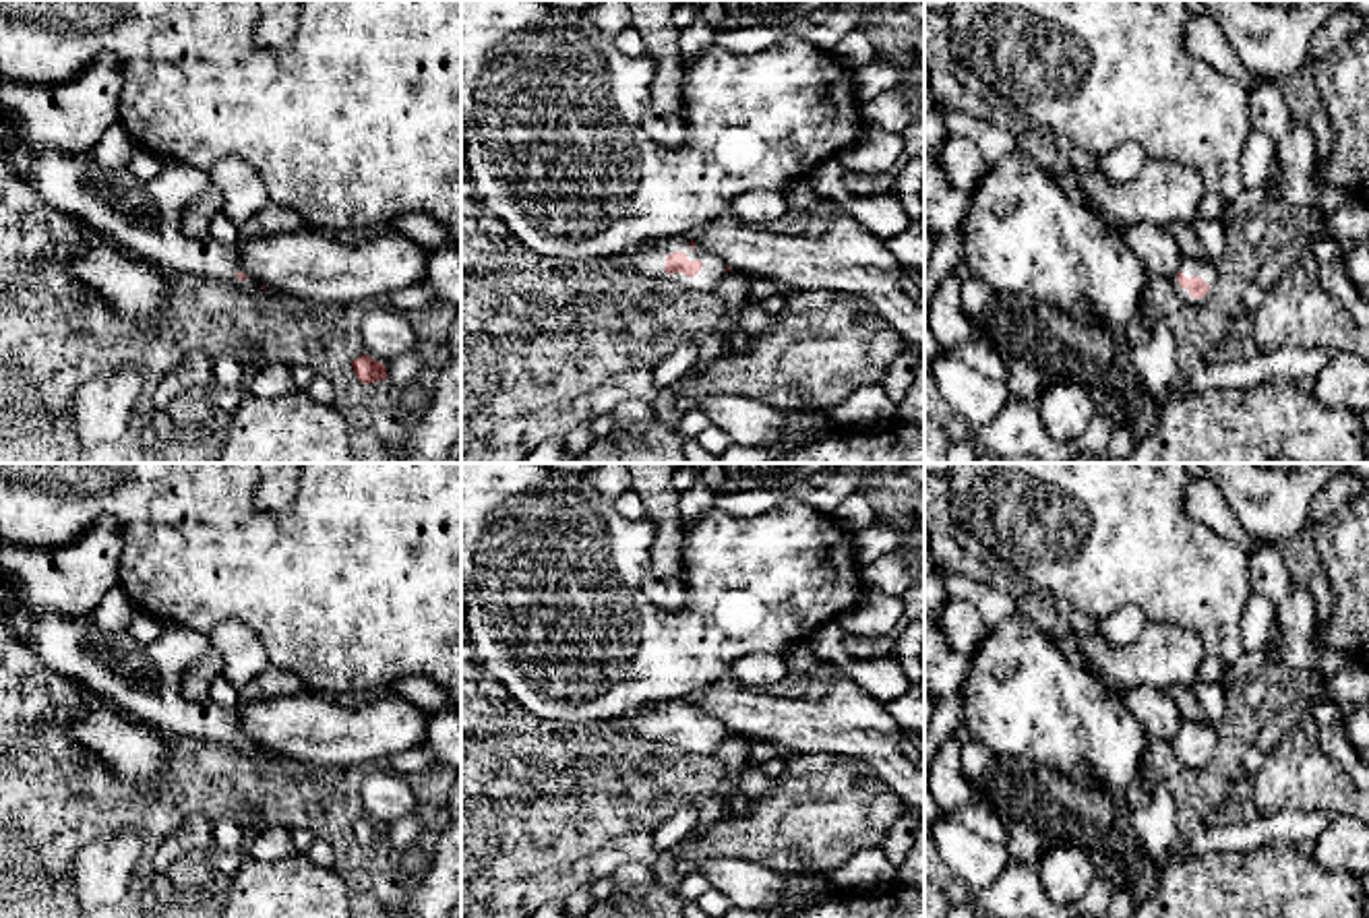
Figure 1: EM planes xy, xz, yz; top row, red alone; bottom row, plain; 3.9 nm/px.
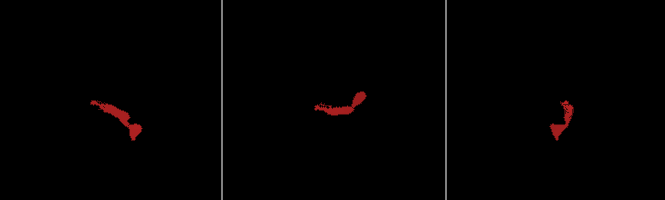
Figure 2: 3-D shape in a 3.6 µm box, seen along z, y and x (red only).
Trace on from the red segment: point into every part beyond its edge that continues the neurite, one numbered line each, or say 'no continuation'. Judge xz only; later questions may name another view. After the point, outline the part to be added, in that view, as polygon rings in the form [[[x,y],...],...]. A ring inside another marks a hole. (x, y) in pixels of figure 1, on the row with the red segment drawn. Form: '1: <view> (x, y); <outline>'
1: xz (648, 259); [[[689,236],[645,242],[635,248],[629,248],[620,256],[641,275],[674,281],[693,292],[716,292],[720,279],[726,275],[726,263],[709,254],[699,244],[693,246]],[[672,252],[684,252],[689,261],[701,261],[701,271],[695,277],[689,277],[684,273],[666,273],[666,258]]]

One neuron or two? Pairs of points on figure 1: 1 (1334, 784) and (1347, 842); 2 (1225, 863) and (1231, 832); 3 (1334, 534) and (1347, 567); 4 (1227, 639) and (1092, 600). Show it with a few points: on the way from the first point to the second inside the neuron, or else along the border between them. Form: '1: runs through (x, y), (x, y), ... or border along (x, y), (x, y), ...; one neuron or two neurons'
1: border along (1341, 813), (1347, 815); two neurons
2: border along (1252, 848), (1210, 850), (1196, 859); two neurons
3: runs through (1343, 542), (1347, 559); one neuron
4: runs through (1194, 606), (1179, 592), (1126, 592); one neuron

